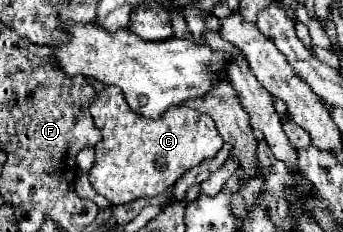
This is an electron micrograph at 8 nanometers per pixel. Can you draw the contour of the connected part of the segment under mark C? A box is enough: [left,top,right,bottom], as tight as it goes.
[88,88,224,204]

